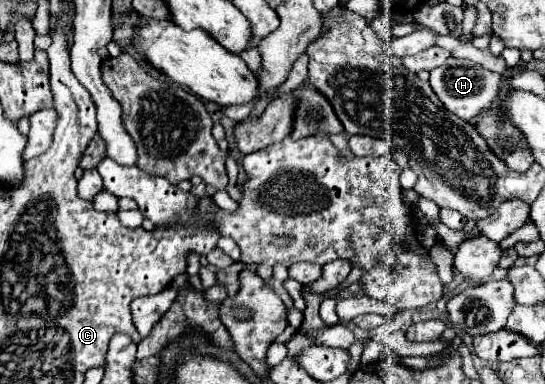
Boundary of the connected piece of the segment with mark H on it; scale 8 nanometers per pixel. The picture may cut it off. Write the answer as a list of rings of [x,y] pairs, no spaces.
[[[450,57],[446,65],[440,65],[438,69],[430,71],[430,87],[450,113],[458,115],[464,121],[472,121],[478,113],[482,113],[482,109],[486,109],[494,101],[500,89],[500,73],[488,71],[482,65],[472,63],[468,59]]]

